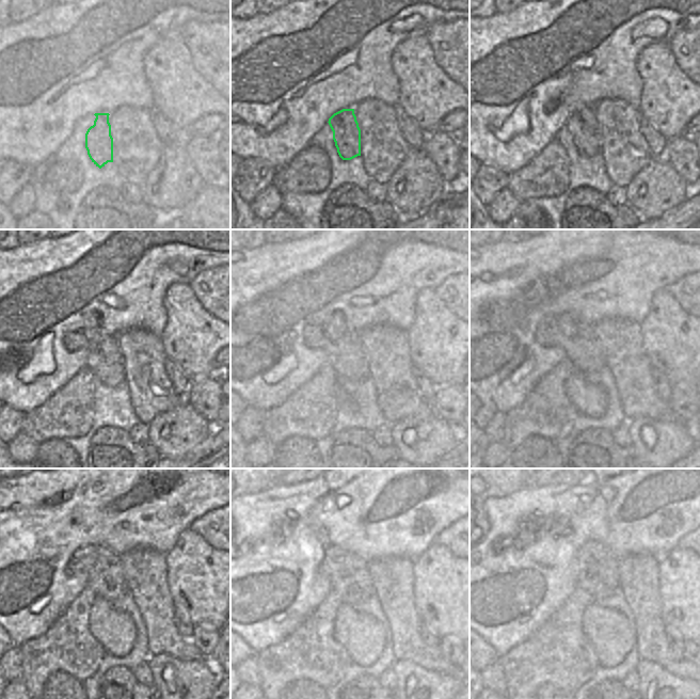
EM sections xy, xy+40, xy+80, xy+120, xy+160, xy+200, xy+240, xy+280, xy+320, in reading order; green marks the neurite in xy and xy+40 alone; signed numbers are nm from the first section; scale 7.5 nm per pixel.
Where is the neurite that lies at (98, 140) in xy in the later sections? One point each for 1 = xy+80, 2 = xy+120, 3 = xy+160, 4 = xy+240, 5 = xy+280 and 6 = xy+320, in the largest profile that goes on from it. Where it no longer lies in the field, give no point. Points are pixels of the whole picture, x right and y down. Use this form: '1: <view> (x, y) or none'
1: xy+80 (585, 130)
2: xy+120 (106, 362)
3: xy+160 (347, 358)
4: xy+240 (106, 566)
5: xy+280 (351, 572)
6: xy+320 (597, 567)

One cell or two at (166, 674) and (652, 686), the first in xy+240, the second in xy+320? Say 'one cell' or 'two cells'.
one cell

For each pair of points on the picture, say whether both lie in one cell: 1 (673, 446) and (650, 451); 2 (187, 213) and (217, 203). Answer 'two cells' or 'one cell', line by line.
1: one cell
2: one cell

